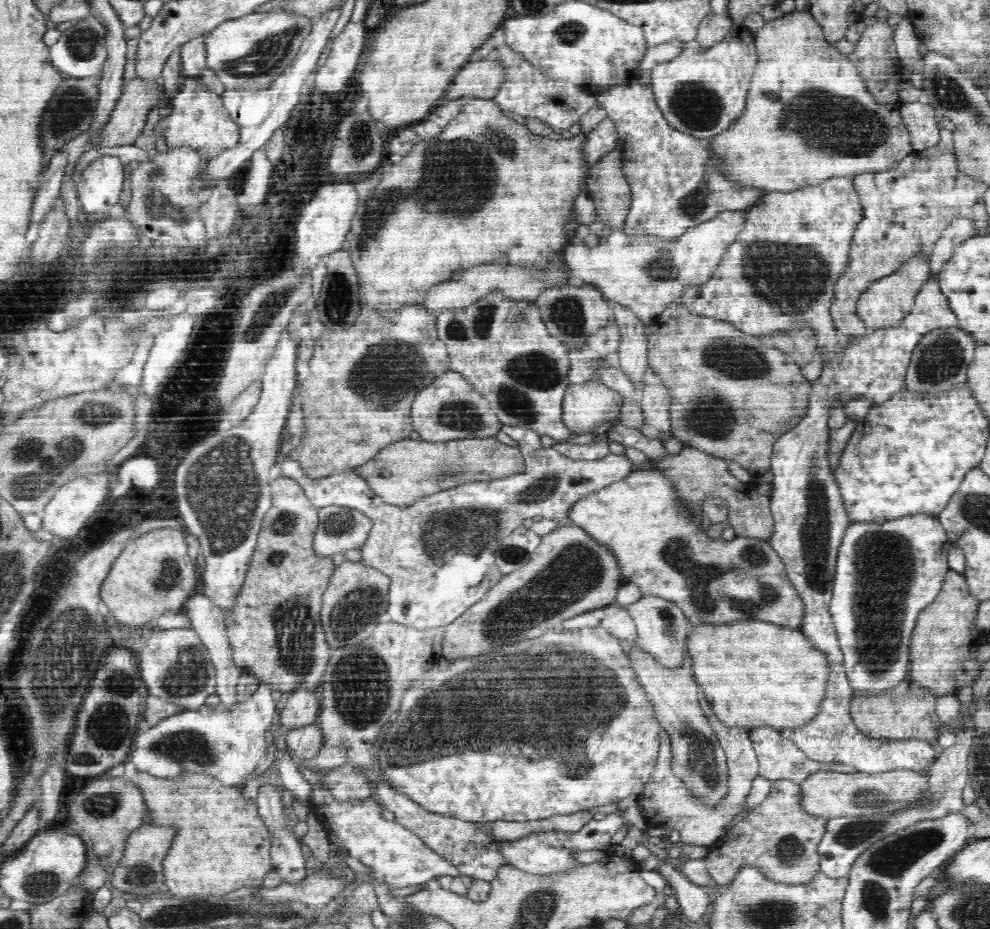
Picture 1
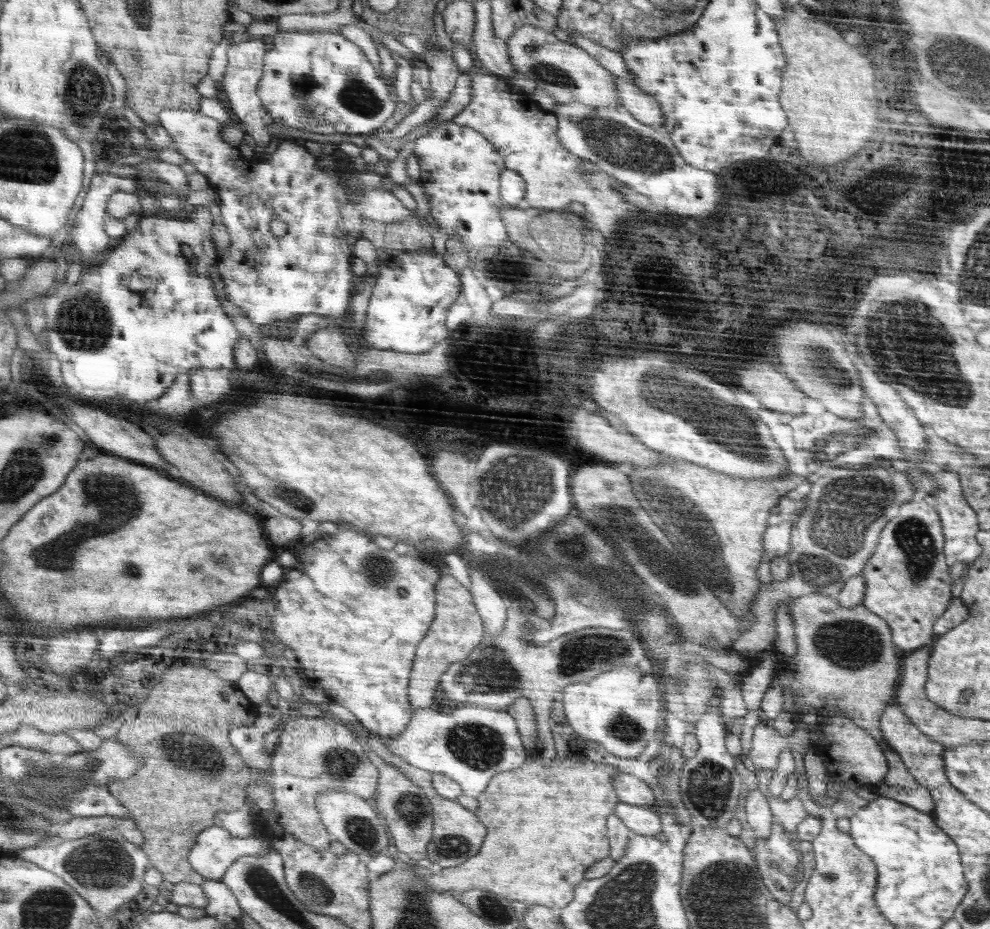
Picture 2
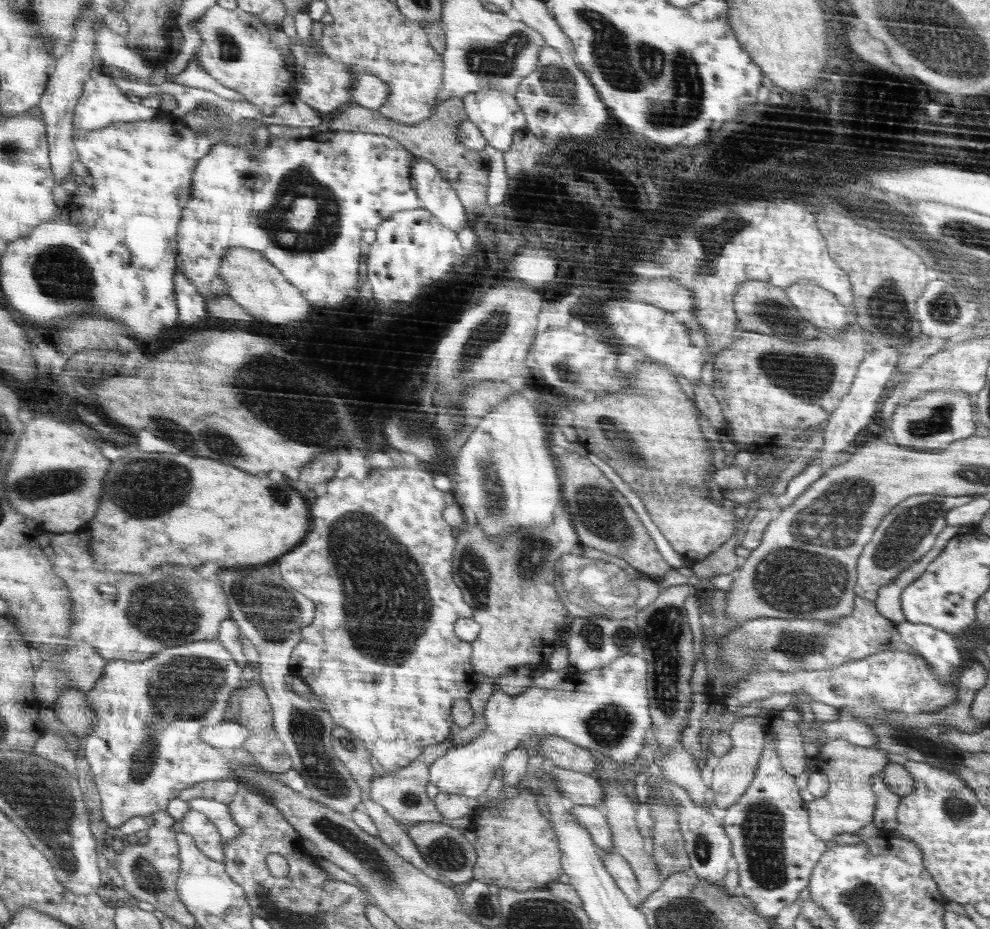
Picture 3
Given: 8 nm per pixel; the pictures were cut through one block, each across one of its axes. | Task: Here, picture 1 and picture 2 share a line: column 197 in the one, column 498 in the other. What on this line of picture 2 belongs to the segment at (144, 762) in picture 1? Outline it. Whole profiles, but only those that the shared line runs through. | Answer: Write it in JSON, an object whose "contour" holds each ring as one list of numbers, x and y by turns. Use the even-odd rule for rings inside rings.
{"contour":[[444,702,424,709,414,709,412,720,404,733,395,738,384,737,390,754,430,773,445,774,461,786,465,795,477,798,485,792,492,776,525,764,532,754,526,752,516,720,506,709,494,709,477,704,444,705]]}

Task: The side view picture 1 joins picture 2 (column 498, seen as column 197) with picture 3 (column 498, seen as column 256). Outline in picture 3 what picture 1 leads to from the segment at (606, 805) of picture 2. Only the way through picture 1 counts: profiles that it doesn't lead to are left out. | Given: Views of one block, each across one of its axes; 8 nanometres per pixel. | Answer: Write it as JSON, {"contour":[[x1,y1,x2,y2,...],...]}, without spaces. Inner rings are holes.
{"contour":[[530,784,520,786,518,796,500,801,496,809,478,811,474,816,474,846,478,852,474,880,496,885,500,889,528,892,546,889,565,874,556,831,541,813,542,806,536,804,536,793]]}

